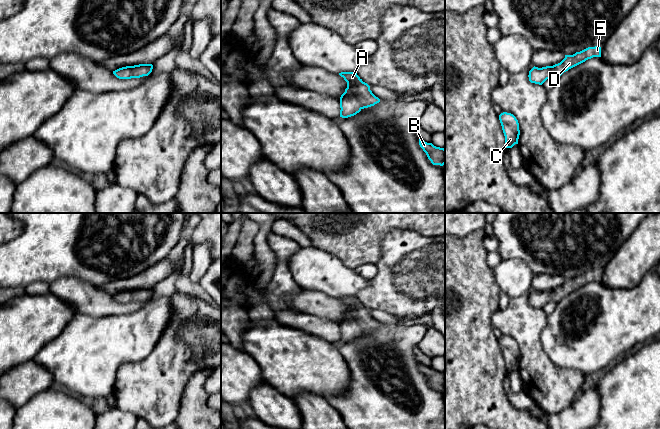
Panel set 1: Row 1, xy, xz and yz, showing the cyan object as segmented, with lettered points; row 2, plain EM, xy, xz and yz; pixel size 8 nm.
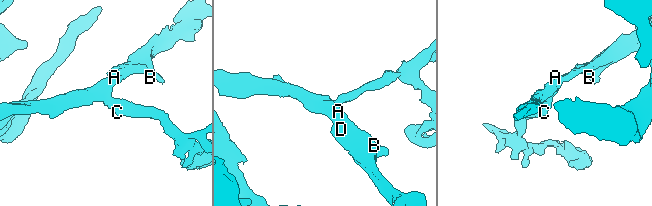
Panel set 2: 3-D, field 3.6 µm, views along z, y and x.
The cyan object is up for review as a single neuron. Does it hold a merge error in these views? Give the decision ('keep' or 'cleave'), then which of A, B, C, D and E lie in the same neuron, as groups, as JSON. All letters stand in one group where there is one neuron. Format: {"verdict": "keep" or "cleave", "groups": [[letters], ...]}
{"verdict": "keep", "groups": [["A", "B", "C", "D", "E"]]}

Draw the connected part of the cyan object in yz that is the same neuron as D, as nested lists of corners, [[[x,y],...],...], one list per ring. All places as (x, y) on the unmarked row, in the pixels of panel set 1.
[[[588,271],[573,279],[565,279],[565,282],[560,287],[553,290],[546,290],[542,292],[534,290],[529,295],[529,305],[531,307],[542,309],[547,303],[557,303],[564,296],[593,281],[601,281],[601,271]]]

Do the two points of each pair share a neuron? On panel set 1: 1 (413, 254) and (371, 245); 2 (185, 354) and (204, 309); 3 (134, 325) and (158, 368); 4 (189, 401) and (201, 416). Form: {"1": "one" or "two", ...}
{"1": "two", "2": "one", "3": "two", "4": "one"}

